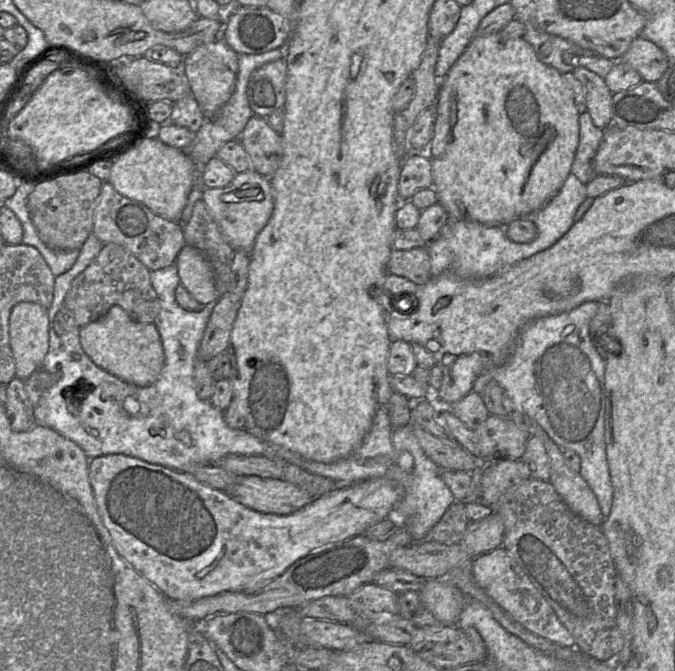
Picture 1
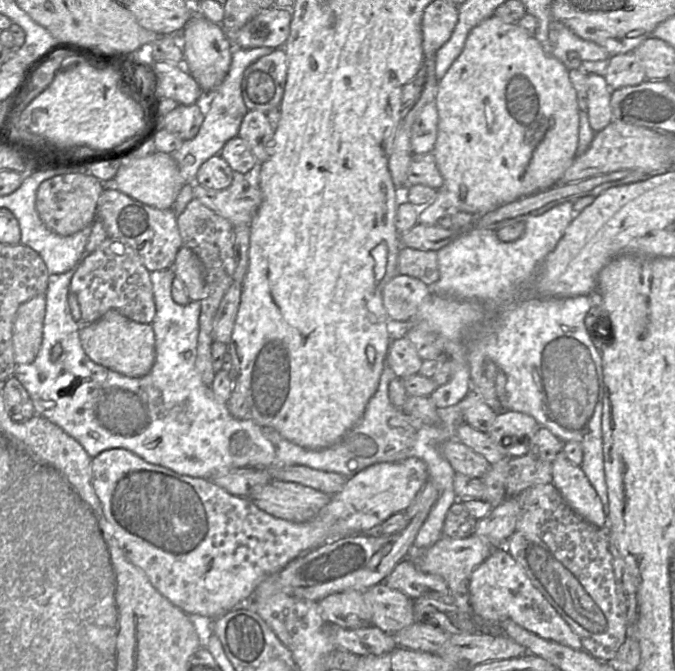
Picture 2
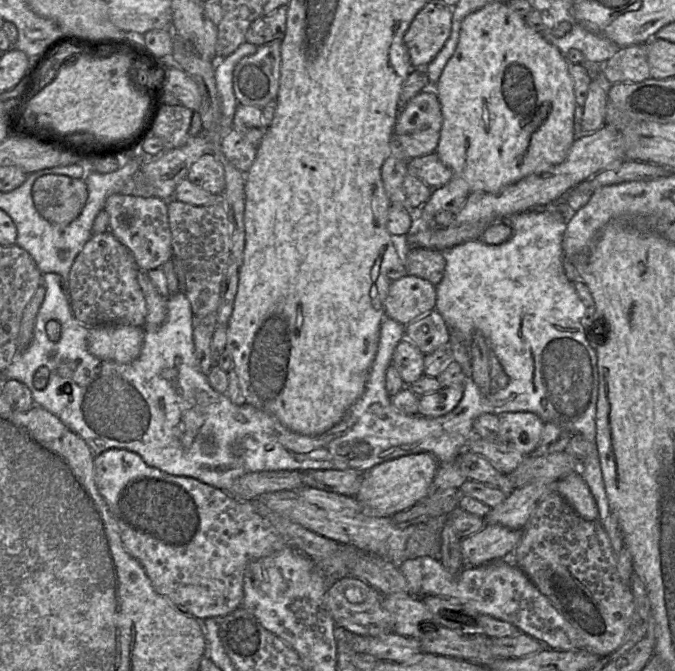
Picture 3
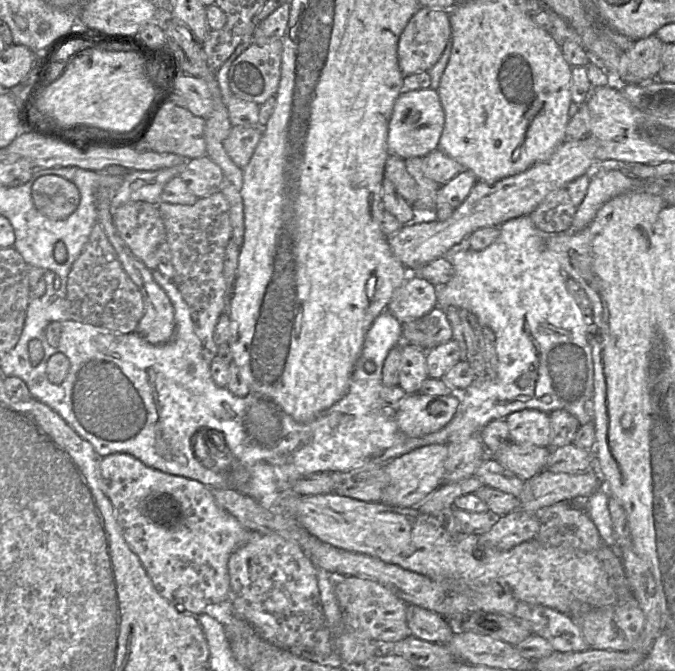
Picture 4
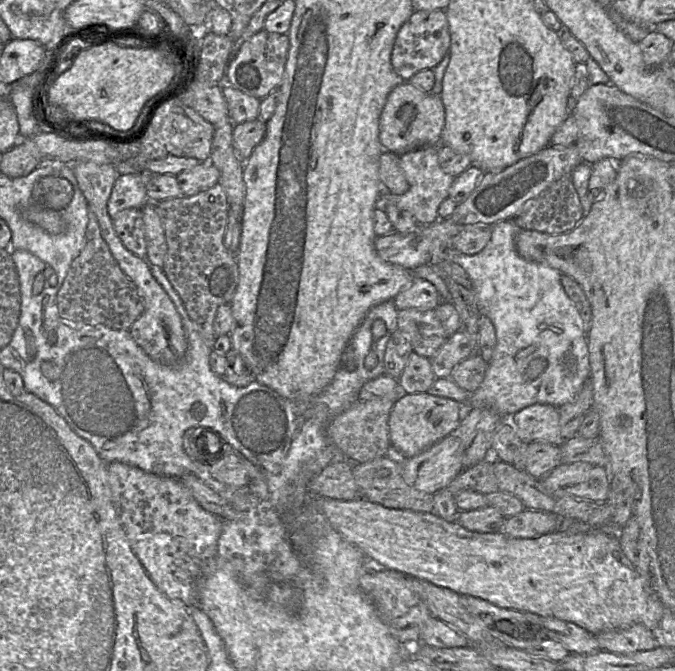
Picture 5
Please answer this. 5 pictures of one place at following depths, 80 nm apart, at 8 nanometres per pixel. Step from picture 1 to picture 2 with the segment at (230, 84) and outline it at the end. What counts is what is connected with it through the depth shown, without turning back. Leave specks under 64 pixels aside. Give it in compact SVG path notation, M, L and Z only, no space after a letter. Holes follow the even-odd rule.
M193 12L183 30L178 33L177 40L183 51L183 66L204 94L211 93L227 76L234 49L221 26Z

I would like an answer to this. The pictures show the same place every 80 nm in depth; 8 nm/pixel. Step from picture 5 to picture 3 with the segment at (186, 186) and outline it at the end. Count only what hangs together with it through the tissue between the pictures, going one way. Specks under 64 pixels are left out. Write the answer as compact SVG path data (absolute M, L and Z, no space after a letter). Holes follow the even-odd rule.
M204 154L192 164L187 180L211 194L221 194L225 188L224 168L212 154Z

